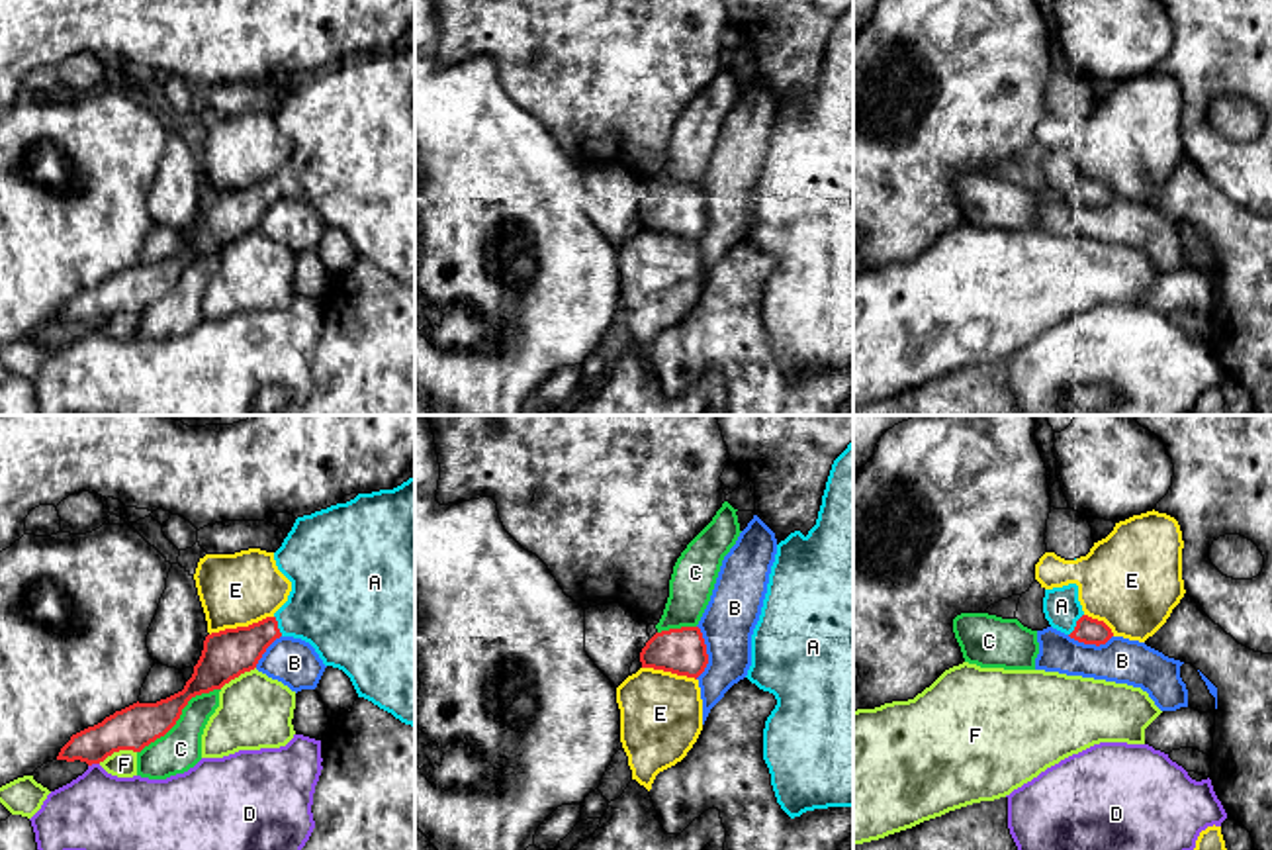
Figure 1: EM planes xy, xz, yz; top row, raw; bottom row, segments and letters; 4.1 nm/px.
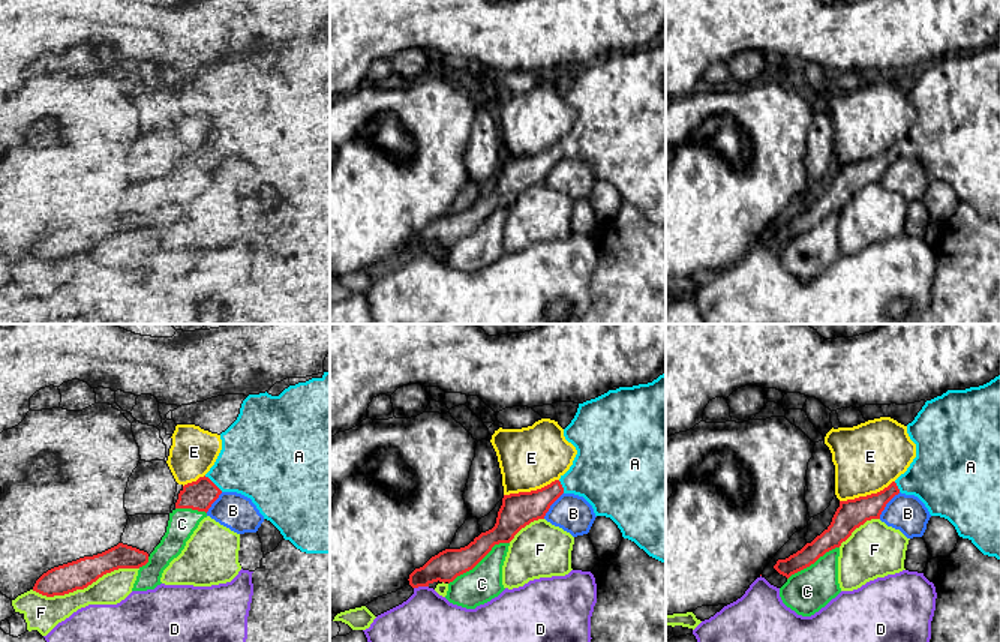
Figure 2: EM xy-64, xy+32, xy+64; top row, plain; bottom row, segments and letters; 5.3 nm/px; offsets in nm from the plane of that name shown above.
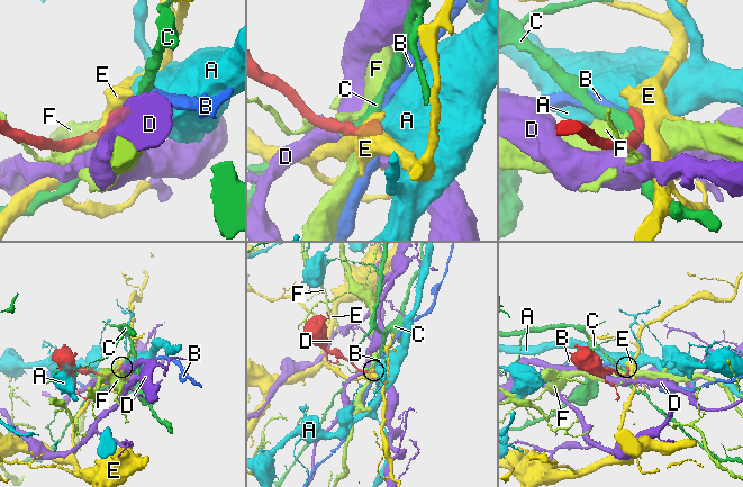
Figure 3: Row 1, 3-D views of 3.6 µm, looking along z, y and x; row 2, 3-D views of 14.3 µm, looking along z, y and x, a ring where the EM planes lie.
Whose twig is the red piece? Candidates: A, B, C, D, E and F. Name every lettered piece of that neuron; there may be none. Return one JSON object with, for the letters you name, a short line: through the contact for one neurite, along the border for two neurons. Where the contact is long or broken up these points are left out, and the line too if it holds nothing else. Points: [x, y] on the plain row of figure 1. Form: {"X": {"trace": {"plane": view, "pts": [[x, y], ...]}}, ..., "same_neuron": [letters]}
{"same_neuron": ["A"]}

